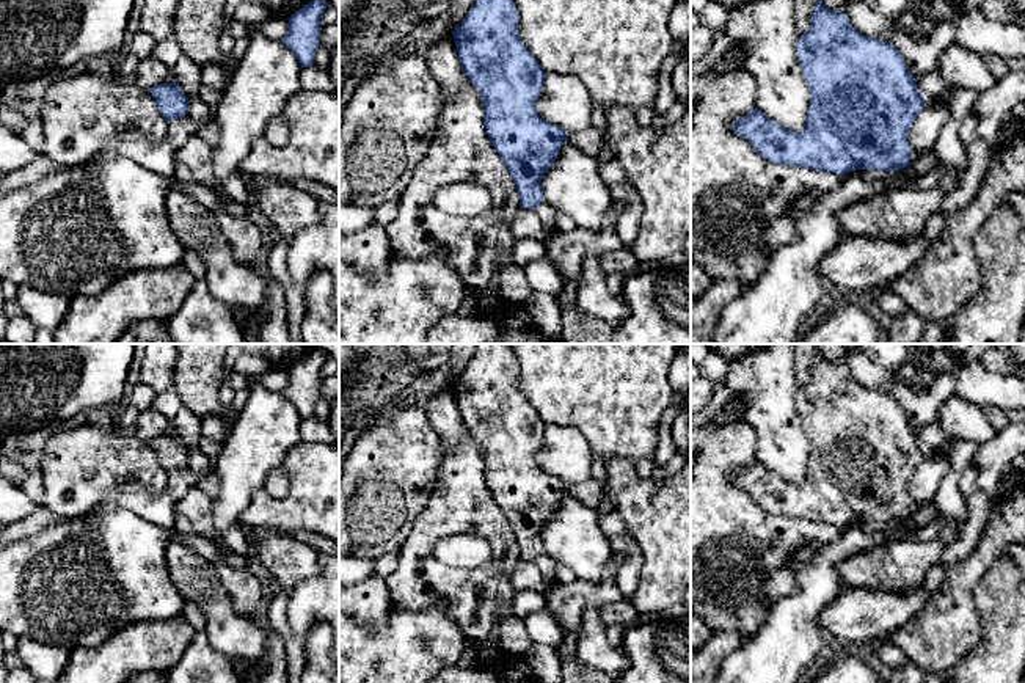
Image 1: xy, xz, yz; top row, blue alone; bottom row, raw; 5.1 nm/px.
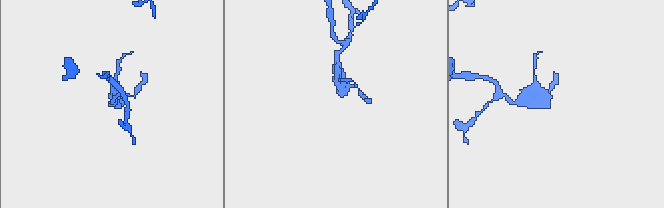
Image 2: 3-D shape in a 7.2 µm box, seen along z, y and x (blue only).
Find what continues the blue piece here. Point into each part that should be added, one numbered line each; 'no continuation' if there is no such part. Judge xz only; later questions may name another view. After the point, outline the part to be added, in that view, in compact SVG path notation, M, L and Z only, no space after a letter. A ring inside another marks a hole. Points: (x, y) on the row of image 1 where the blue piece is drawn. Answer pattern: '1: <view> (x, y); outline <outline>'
1: xz (545, 212); outline M540 203L534 212L542 220L542 225L545 228L543 243L546 245L548 240L557 232L557 228L556 228L557 210L546 203Z

